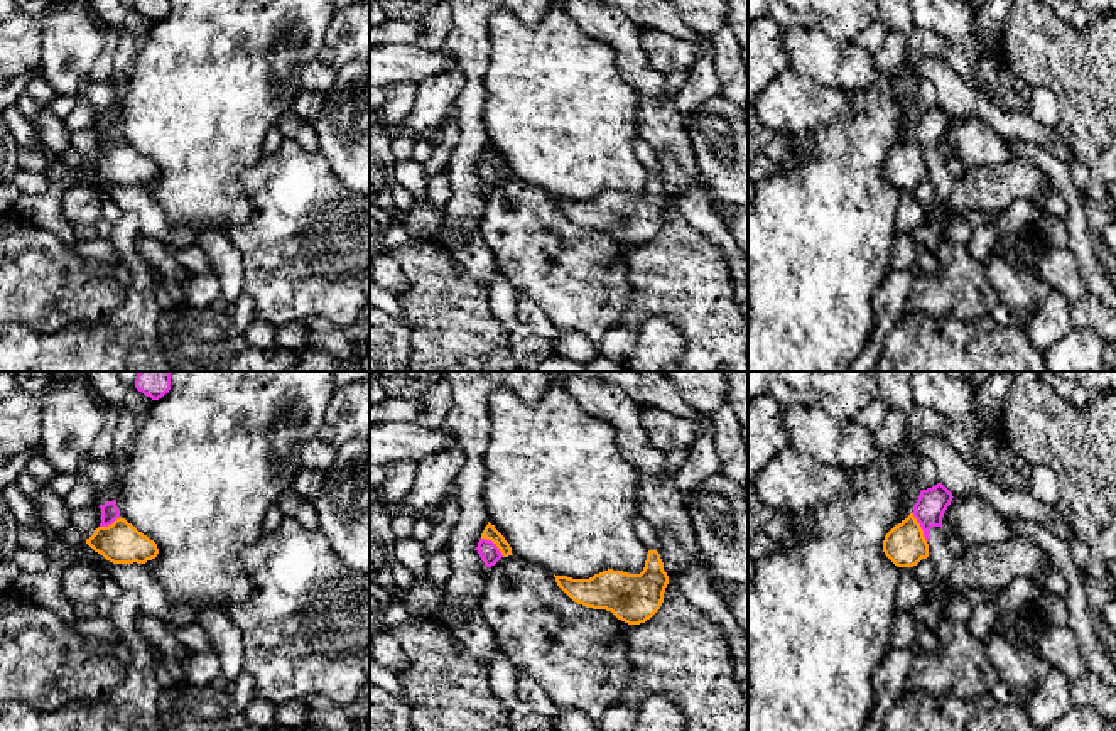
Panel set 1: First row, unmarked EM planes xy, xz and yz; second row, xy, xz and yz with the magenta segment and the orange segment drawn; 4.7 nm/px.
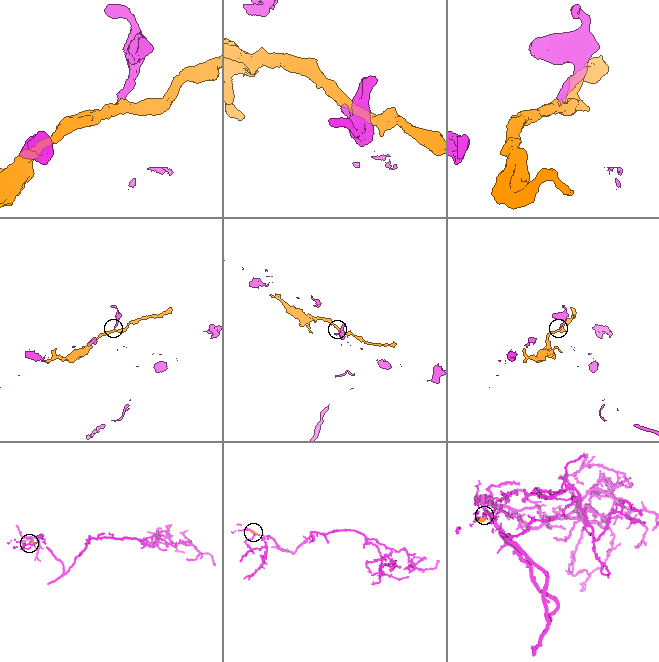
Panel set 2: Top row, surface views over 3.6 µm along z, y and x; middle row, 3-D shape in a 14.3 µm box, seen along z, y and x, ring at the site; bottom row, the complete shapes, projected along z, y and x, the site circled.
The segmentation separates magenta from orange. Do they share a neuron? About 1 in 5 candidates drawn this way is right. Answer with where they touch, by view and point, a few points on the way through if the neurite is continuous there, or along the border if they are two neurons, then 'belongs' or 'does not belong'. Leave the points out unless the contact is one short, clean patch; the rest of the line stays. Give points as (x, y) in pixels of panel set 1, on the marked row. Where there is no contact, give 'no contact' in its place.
yz (920, 525) | along yz (912, 512), (926, 541) | does not belong

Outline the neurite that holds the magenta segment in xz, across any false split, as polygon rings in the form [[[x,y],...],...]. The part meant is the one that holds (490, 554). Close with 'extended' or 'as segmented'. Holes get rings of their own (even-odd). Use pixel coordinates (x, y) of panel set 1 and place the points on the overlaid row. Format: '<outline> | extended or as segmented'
[[[479,539],[476,550],[486,567],[495,566],[503,557],[496,544],[486,539]]] | as segmented

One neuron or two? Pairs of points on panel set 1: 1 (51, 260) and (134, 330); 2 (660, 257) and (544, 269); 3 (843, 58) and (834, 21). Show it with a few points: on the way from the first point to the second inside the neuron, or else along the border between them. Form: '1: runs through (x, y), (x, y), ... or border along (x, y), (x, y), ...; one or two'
1: border along (127, 287), (127, 297), (105, 319), (76, 324); two
2: border along (633, 247), (628, 252), (627, 301); two
3: border along (802, 26), (819, 29), (839, 41), (853, 43); two

